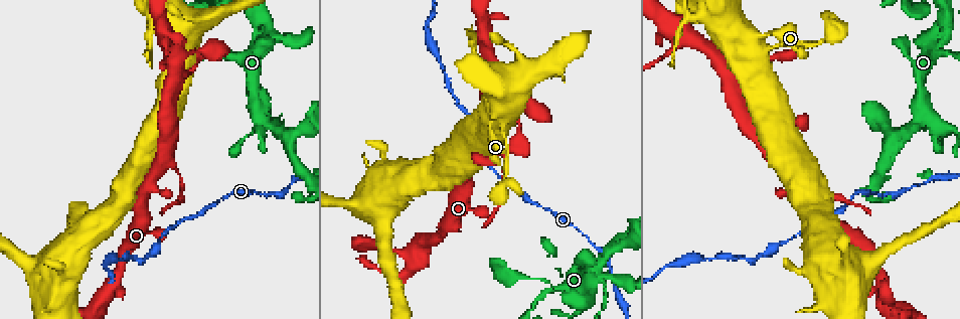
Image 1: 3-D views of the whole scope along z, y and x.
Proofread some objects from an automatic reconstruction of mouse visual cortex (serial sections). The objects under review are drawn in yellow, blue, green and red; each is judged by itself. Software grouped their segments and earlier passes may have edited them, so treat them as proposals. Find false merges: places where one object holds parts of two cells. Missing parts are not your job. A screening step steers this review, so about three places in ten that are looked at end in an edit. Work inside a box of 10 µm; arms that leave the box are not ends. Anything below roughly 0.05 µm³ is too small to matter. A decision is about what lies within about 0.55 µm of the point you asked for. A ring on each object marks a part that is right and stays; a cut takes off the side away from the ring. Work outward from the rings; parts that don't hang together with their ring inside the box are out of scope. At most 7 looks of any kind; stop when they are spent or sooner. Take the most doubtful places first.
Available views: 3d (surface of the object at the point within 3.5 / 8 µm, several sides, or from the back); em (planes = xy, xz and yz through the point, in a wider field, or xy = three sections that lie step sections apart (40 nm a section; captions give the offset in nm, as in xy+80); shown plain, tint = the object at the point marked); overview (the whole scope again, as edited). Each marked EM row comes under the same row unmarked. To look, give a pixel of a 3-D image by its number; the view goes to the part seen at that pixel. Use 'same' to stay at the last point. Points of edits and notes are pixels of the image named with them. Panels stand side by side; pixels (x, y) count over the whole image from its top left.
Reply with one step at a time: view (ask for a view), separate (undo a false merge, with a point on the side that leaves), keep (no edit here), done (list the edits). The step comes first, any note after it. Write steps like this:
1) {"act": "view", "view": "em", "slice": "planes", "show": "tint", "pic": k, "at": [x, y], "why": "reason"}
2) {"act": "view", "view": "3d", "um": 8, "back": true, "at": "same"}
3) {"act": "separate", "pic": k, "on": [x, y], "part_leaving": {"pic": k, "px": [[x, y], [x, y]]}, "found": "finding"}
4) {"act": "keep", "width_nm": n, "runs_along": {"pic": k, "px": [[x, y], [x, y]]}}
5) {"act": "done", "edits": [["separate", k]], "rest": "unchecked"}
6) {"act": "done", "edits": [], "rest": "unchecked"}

{"act": "view", "view": "3d", "um": 3.5, "back": true, "pic": 1, "at": [178, 172], "why": "thick turns thin"}

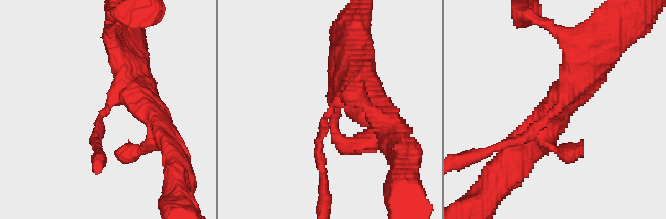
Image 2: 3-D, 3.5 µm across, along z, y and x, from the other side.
{"act": "view", "view": "em", "slice": "xy", "step": 3, "show": "tint", "pic": 2, "at": [557, 110], "arm_widths_nm": [150, 400], "why": "need the tissue"}

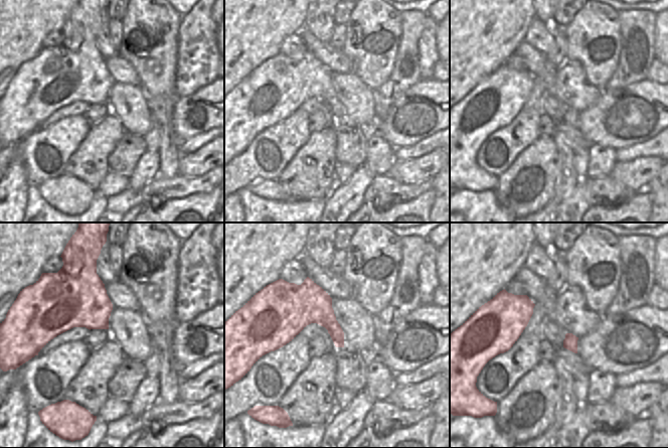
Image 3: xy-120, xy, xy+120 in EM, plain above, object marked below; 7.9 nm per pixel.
{"act": "keep", "runs_along": {"pic": 2, "px": [[558, 107], [504, 142]]}, "found": "one cell here"}

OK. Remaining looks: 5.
{"act": "view", "view": "em", "slice": "xy", "step": 5, "show": "tint", "pic": 1, "at": [919, 110], "why": "narrows sharply"}

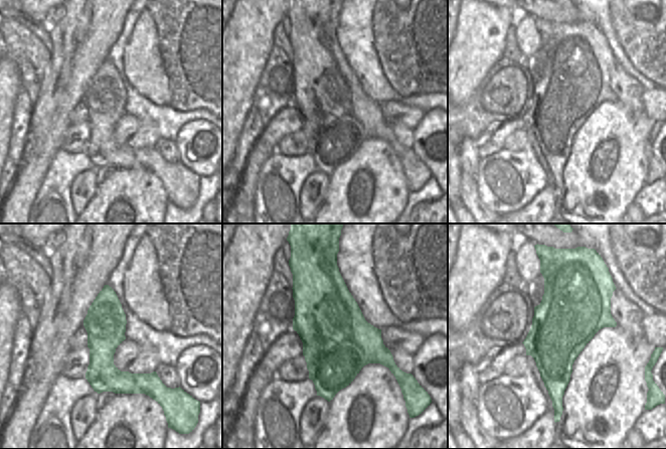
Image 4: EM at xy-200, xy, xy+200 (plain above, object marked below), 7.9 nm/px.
{"act": "view", "view": "3d", "um": 3.5, "at": "same", "why": "wider look"}

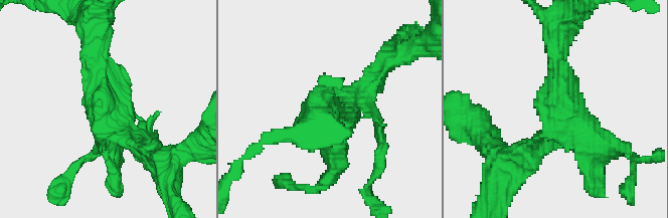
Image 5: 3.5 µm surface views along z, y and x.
{"act": "keep", "arms": 4, "arm_widths_nm": [200, 200, 300, 350], "runs_along": {"pic": 5, "px": [[96, 46], [103, 124], [146, 151]]}, "found": "continuous, no second cell"}

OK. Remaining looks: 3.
{"act": "view", "view": "3d", "um": 3.5, "pic": 1, "at": [519, 85], "why": "sudden change in width"}

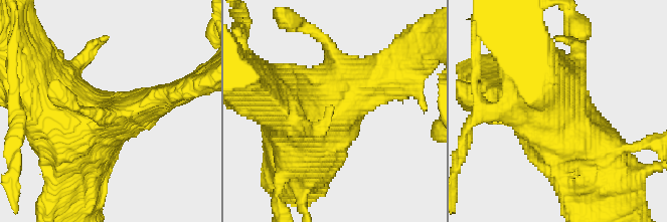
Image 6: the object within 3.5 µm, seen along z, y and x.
{"act": "view", "view": "em", "slice": "xy", "step": 2, "show": "tint", "pic": 6, "at": [336, 109], "why": "shape alone is not enough"}

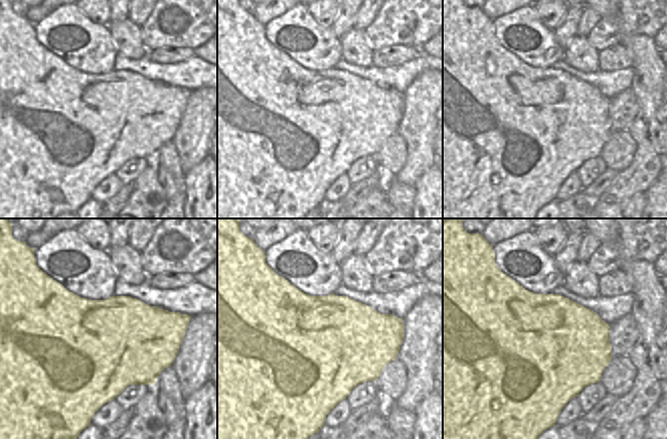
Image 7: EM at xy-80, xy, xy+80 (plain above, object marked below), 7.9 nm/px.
{"act": "keep", "runs_along": {"pic": 6, "px": [[305, 136], [298, 113], [388, 76]]}, "found": "continuous, no second cell"}

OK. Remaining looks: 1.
{"act": "done", "edits": [], "rest": "unchecked"}

